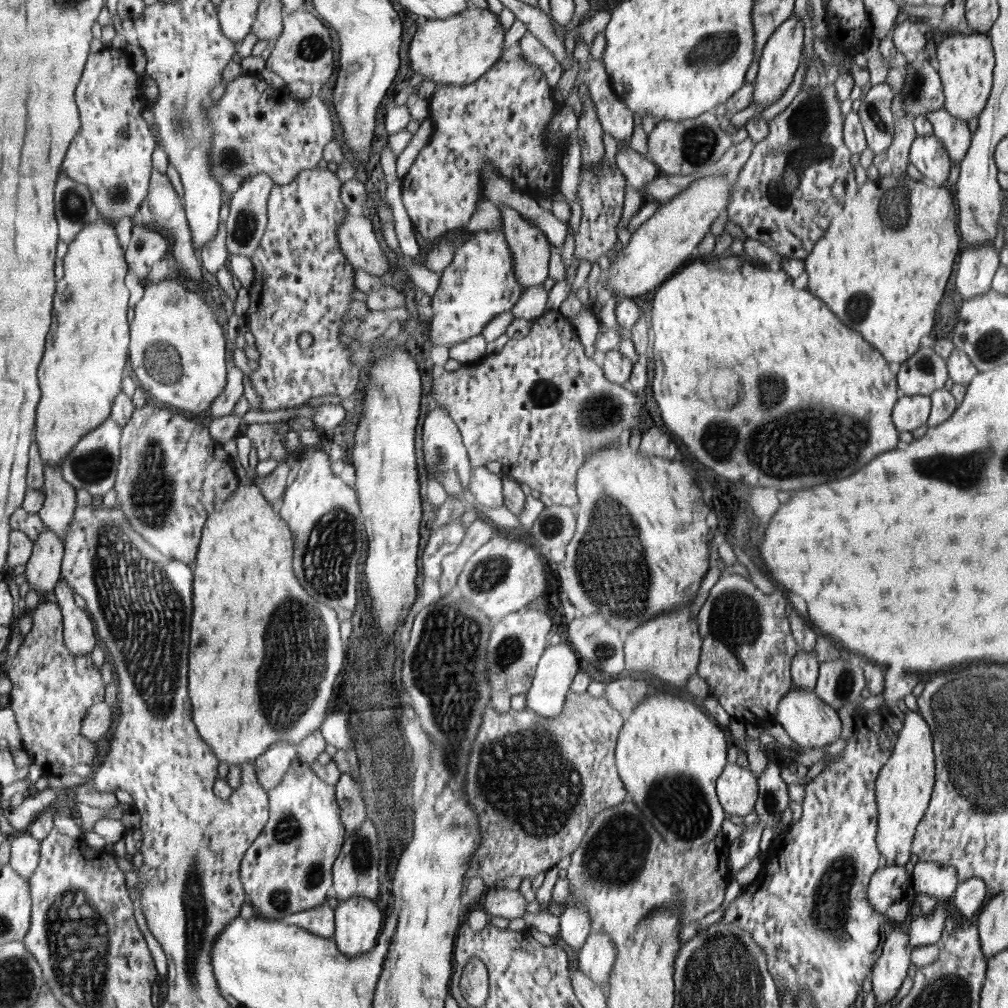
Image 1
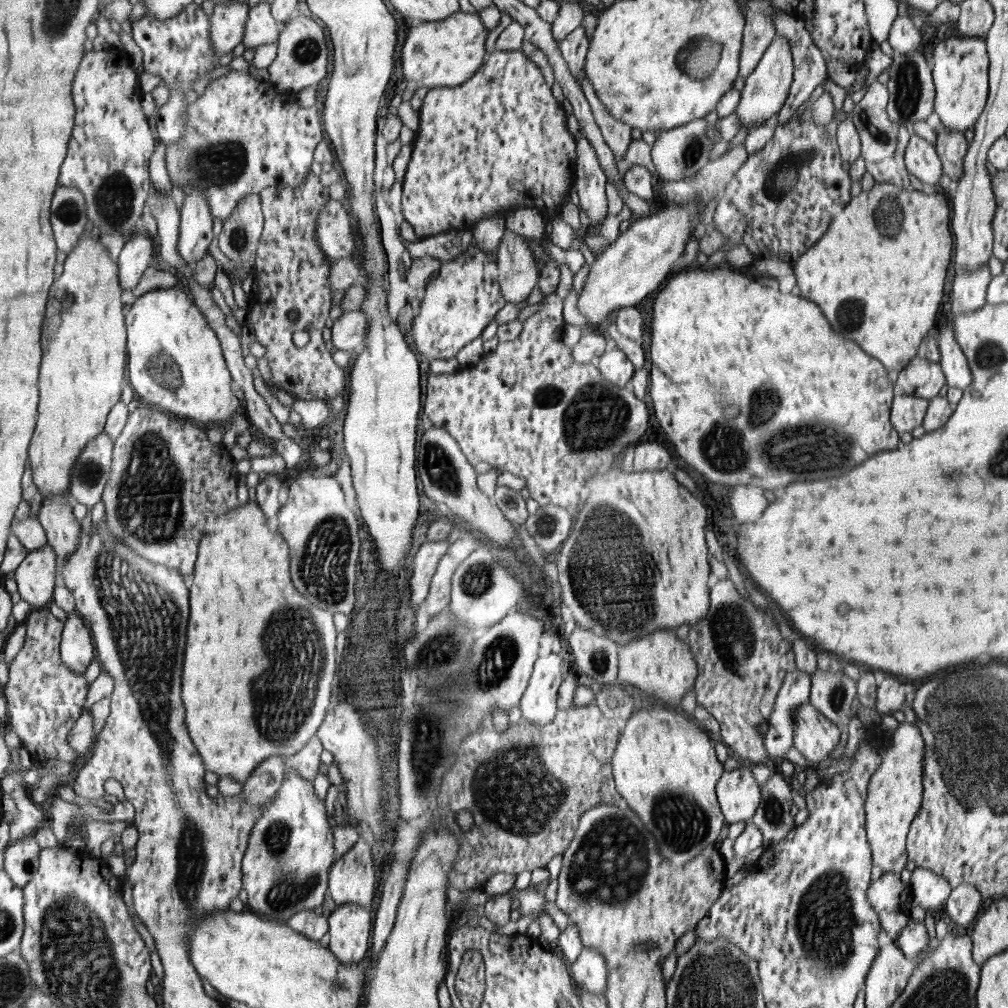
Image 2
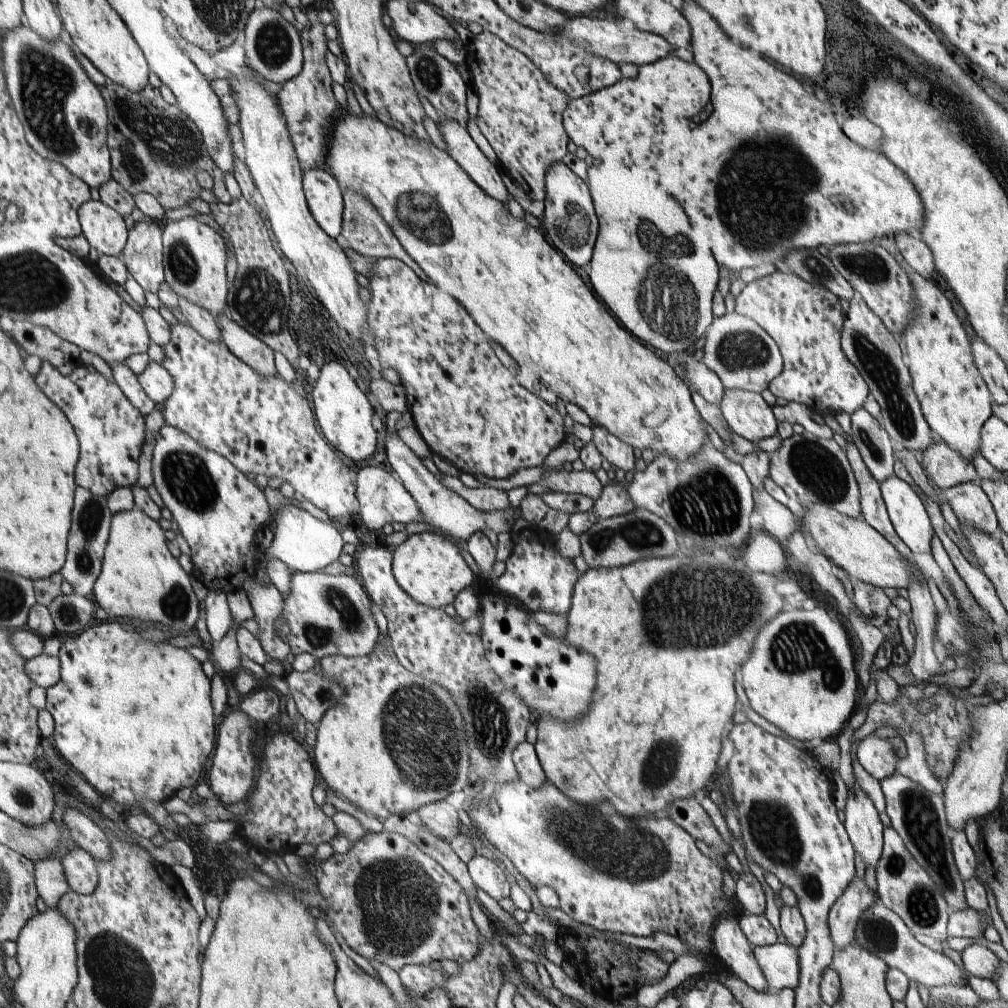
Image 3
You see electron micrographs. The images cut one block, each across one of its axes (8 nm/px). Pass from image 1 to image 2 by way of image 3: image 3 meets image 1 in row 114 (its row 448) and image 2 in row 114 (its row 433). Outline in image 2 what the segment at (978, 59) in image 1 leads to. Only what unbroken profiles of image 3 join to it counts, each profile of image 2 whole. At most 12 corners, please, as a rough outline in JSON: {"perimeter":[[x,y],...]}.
{"perimeter":[[984,37],[934,48],[934,112],[948,130],[974,128],[987,104]]}

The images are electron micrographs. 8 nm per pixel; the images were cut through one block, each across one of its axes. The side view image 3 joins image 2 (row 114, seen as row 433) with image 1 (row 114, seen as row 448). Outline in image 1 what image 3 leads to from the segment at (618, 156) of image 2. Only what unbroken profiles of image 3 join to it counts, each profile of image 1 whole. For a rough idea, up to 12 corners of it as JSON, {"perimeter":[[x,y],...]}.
{"perimeter":[[584,41],[576,84],[589,86],[604,132],[632,136],[633,112],[616,96],[603,62]]}

